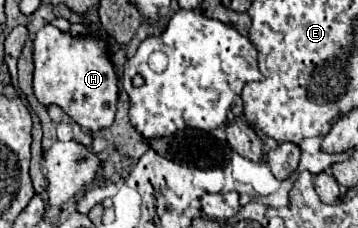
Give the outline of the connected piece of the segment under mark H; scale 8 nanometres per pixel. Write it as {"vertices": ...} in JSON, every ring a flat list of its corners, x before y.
{"vertices":[[46,25,34,39,34,93,42,105,60,105,84,131,96,133,114,121,118,79,106,43,98,37,72,37]]}

